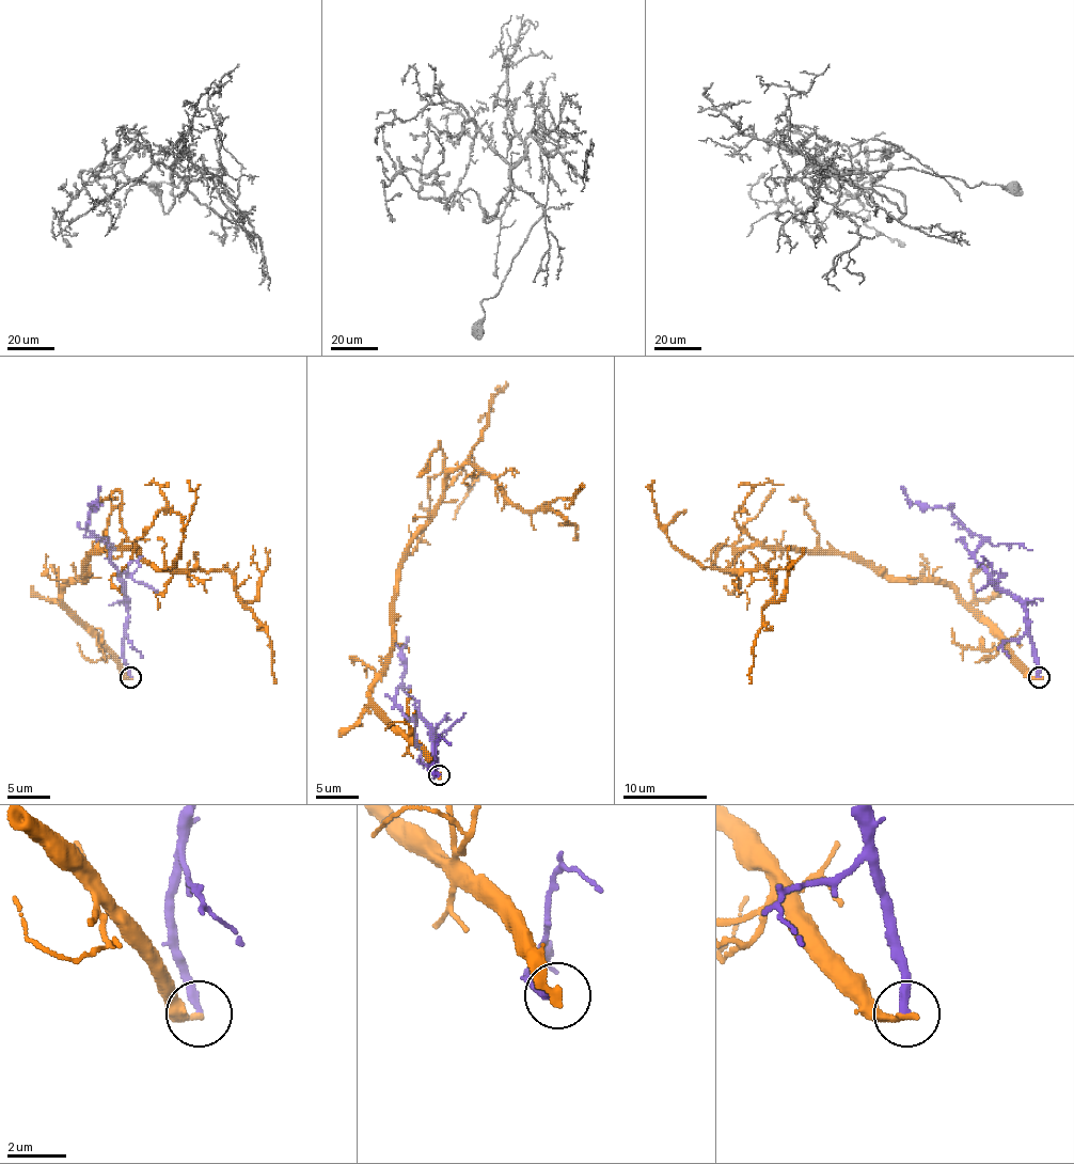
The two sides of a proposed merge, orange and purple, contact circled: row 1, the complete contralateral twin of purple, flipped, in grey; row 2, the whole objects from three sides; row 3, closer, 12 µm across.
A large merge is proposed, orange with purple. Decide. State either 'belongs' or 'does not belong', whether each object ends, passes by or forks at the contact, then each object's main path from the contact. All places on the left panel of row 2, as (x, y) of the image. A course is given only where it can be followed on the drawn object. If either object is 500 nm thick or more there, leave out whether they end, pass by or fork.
belongs | orange ends | purple ends | orange via (130, 677), (62, 587), (83, 580), (92, 554), (135, 546), (166, 569), (225, 569), (267, 632), (275, 682) | purple via (130, 677), (124, 658), (126, 581), (111, 559), (111, 550), (88, 529), (88, 514), (96, 507), (100, 486)

